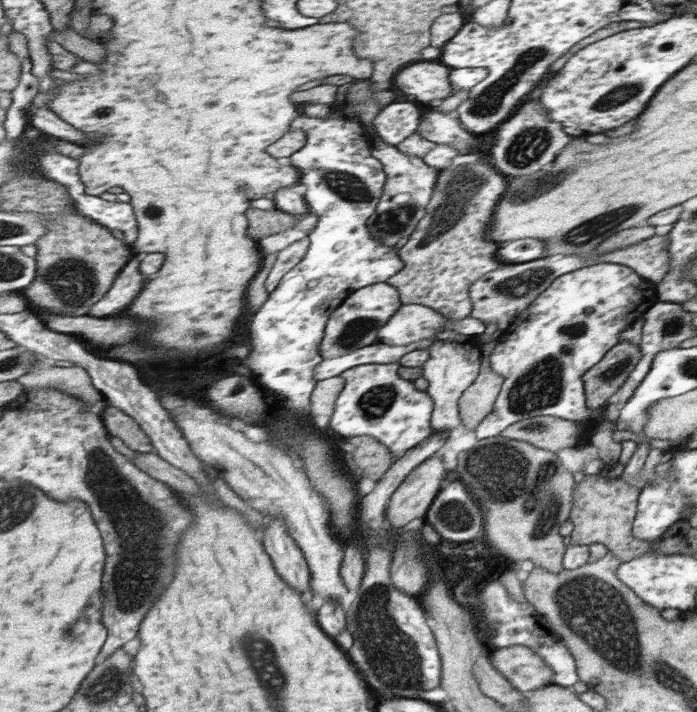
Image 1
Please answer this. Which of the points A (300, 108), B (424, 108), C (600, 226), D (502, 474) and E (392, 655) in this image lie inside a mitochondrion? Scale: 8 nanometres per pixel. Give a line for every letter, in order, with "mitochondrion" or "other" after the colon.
A: other
B: other
C: mitochondrion
D: mitochondrion
E: mitochondrion

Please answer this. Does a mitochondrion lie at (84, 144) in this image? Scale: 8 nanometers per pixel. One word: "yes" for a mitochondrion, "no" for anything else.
no

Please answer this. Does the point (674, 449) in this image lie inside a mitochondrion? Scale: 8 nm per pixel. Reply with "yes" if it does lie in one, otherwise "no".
no

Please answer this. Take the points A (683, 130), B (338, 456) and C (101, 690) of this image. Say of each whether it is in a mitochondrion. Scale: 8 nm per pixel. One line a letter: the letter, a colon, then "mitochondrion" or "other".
A: other
B: other
C: mitochondrion

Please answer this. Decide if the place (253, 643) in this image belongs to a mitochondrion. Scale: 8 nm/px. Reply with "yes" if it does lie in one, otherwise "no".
yes

